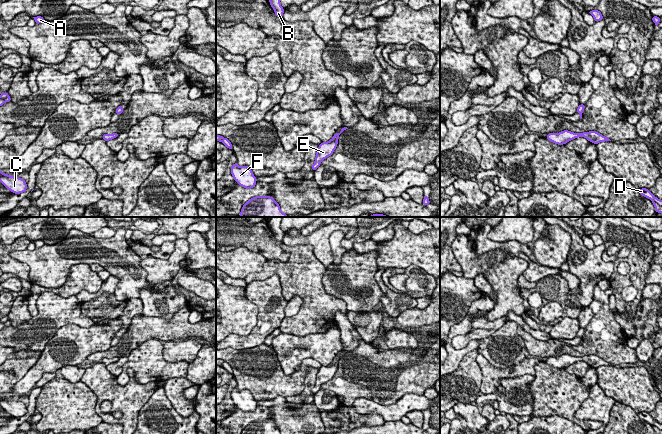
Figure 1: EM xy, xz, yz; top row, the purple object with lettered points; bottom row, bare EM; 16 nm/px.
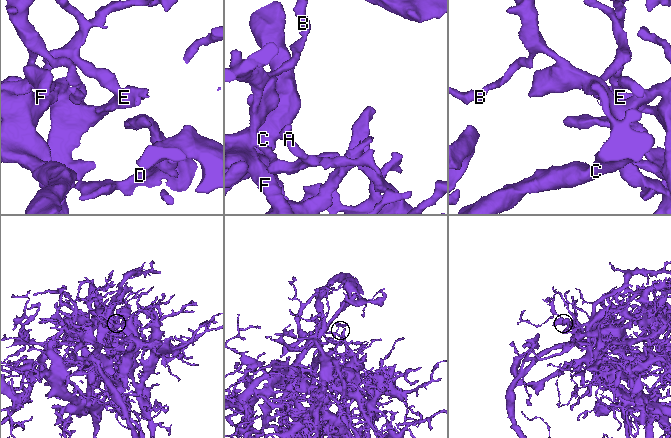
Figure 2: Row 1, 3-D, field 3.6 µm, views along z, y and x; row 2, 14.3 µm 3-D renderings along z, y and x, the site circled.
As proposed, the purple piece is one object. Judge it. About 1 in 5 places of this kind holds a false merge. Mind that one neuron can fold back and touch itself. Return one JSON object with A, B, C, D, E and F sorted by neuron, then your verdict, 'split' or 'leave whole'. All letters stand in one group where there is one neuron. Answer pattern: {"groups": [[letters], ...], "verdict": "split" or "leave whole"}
{"groups": [["A", "B", "C", "D", "E", "F"]], "verdict": "leave whole"}

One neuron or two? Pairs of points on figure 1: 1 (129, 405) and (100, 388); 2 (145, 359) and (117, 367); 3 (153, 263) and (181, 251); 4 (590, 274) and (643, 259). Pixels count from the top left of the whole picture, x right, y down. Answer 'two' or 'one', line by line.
1: one
2: two
3: one
4: two

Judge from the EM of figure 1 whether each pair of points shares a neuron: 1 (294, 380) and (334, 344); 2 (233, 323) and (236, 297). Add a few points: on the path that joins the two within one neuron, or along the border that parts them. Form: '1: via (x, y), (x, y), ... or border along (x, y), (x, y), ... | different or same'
1: border along (322, 365), (314, 359), (305, 358), (295, 372) | different
2: via (233, 317), (233, 303) | same

